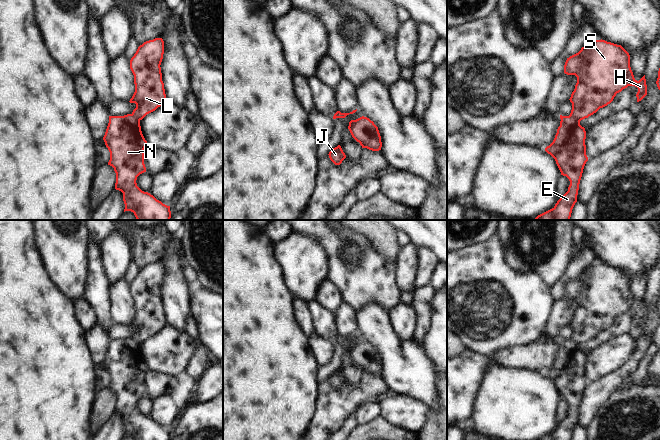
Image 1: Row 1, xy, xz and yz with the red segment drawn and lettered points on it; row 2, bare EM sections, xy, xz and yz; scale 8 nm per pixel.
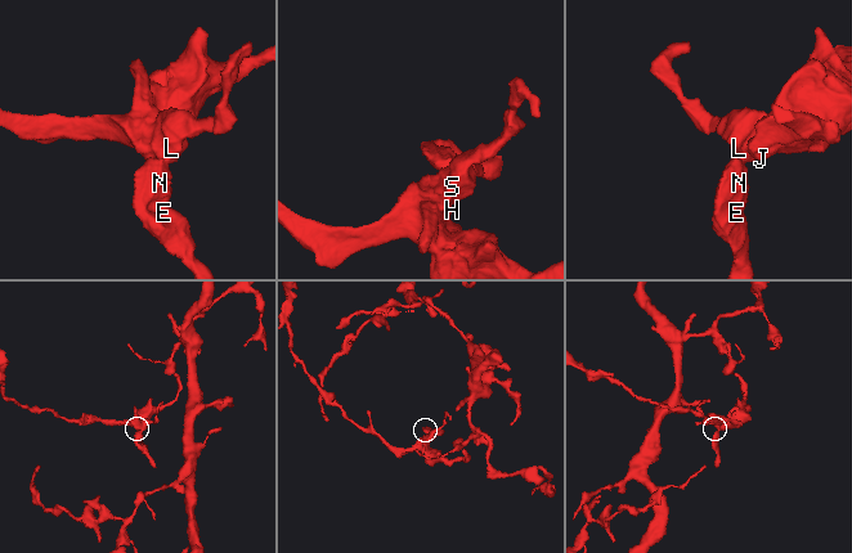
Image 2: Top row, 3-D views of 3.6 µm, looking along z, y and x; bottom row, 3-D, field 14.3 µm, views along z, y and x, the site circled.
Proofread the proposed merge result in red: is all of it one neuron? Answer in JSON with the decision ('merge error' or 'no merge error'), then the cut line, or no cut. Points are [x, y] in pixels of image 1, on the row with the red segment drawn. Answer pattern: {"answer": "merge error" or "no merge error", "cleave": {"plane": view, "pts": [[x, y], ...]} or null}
{"answer": "merge error", "cleave": {"plane": "yz", "pts": [[570, 114], [579, 122]]}}

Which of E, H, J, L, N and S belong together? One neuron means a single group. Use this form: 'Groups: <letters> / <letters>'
Groups: E N / H J L S.

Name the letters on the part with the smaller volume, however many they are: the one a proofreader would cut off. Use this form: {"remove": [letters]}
{"remove": ["E", "N"]}

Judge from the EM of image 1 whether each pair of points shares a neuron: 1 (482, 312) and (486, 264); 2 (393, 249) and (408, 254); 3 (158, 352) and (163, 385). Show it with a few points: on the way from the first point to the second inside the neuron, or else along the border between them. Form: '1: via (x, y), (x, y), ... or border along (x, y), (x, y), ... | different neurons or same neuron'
1: via (482, 300), (482, 276) | same neuron
2: border along (400, 249), (395, 261) | different neurons
3: border along (148, 368), (174, 376) | different neurons

